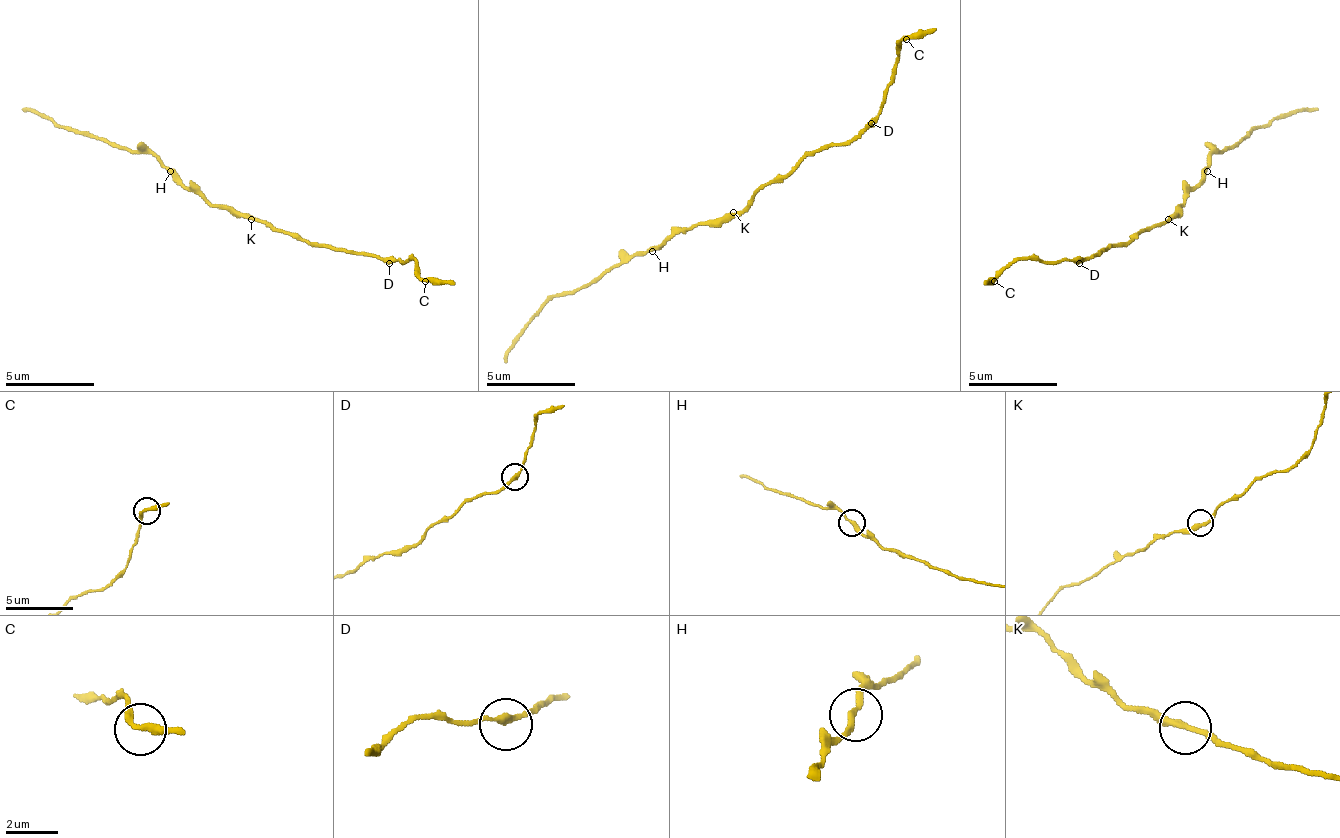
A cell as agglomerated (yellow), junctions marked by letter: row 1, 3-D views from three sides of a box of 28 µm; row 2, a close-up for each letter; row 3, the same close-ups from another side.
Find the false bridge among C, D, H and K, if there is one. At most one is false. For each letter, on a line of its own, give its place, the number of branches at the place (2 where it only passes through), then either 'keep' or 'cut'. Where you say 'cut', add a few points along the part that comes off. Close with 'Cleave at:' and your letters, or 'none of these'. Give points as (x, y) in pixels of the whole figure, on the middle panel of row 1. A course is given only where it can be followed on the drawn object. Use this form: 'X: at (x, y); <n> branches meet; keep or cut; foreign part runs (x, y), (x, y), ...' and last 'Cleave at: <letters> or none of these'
C: at (906, 39); 2 branches meet; keep
D: at (871, 123); 2 branches meet; keep
H: at (652, 251); 2 branches meet; keep
K: at (733, 212); 2 branches meet; keep
Cleave at: none of these

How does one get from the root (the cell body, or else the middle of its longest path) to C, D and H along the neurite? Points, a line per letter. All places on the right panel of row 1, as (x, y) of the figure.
C: (1172, 214), (1132, 241), (1119, 241), (1101, 254), (1061, 259), (1057, 263), (1021, 259), (994, 281)
D: (1172, 214), (1132, 241), (1119, 241), (1101, 254), (1092, 254), (1079, 263)
H: (1172, 214), (1185, 201), (1185, 192), (1208, 170)

